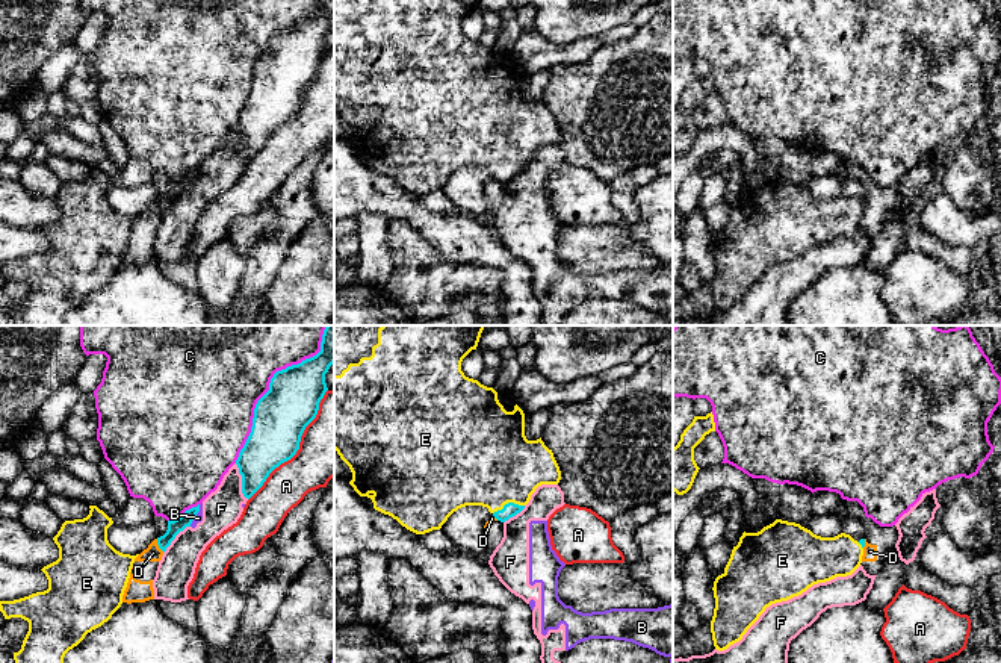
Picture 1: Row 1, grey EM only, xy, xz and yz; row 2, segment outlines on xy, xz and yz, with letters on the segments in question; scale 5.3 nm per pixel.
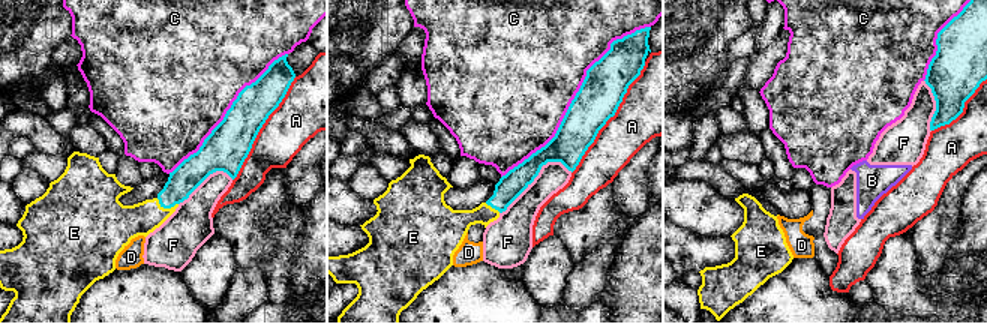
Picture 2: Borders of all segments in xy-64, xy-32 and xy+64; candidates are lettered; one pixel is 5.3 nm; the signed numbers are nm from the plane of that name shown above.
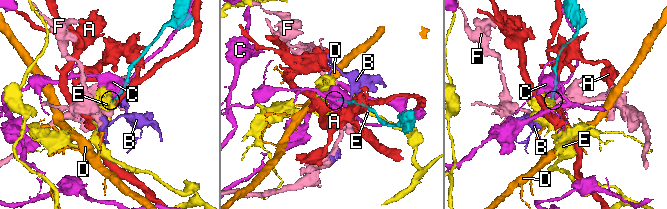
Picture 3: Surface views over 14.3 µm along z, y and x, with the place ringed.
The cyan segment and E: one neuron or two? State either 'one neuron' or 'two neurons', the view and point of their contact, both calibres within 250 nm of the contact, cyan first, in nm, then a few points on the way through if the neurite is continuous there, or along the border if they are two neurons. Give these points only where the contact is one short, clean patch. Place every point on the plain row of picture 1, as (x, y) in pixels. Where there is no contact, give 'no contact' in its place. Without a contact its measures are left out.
one neuron; meets cyan in xz at (508, 164); 70 nm thick on the cyan side, 480 nm on the other; runs through xz (510, 170), (508, 164), (504, 143), (489, 123)

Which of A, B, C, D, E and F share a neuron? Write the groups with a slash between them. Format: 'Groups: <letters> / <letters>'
Groups: A / B F / C / D / E

